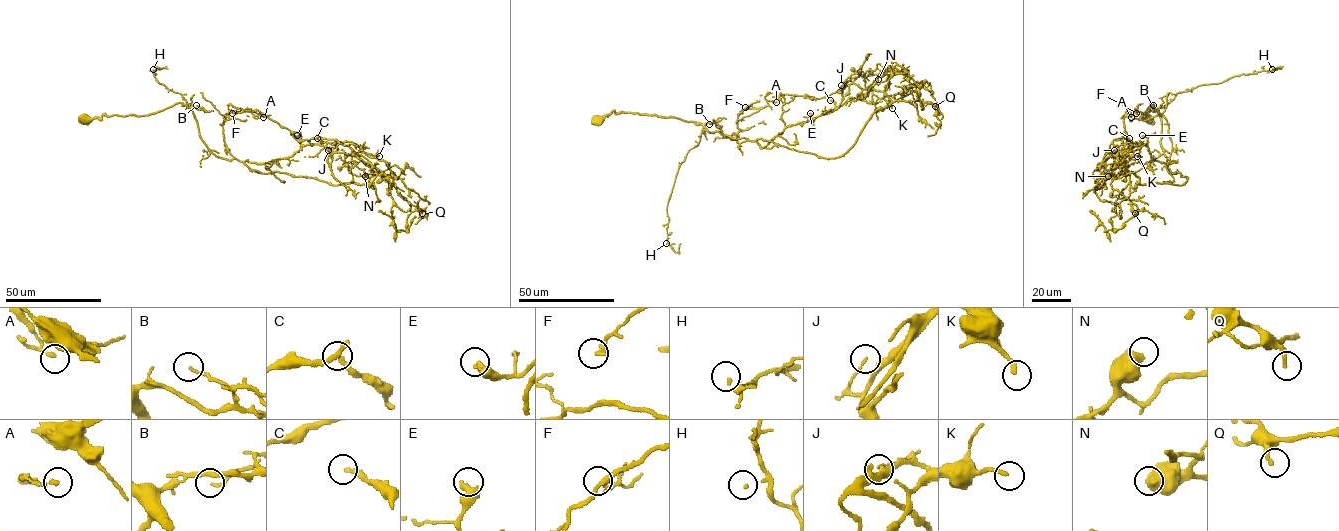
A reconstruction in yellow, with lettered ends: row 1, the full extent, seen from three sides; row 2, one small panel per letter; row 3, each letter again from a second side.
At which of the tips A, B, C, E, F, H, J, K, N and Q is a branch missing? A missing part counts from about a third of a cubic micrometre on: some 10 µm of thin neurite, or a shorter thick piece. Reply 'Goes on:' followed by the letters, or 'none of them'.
Goes on: C, E, K

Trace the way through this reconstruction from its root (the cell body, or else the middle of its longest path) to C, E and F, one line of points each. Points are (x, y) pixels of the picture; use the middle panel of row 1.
C: (597, 120), (613, 110), (675, 117), (764, 147), (788, 126), (831, 112), (835, 104), (830, 100)
E: (597, 120), (613, 110), (675, 117), (764, 147), (788, 126), (813, 120), (810, 113)
F: (597, 120), (613, 110), (675, 117), (747, 139), (740, 143), (737, 122), (759, 110), (745, 107)

